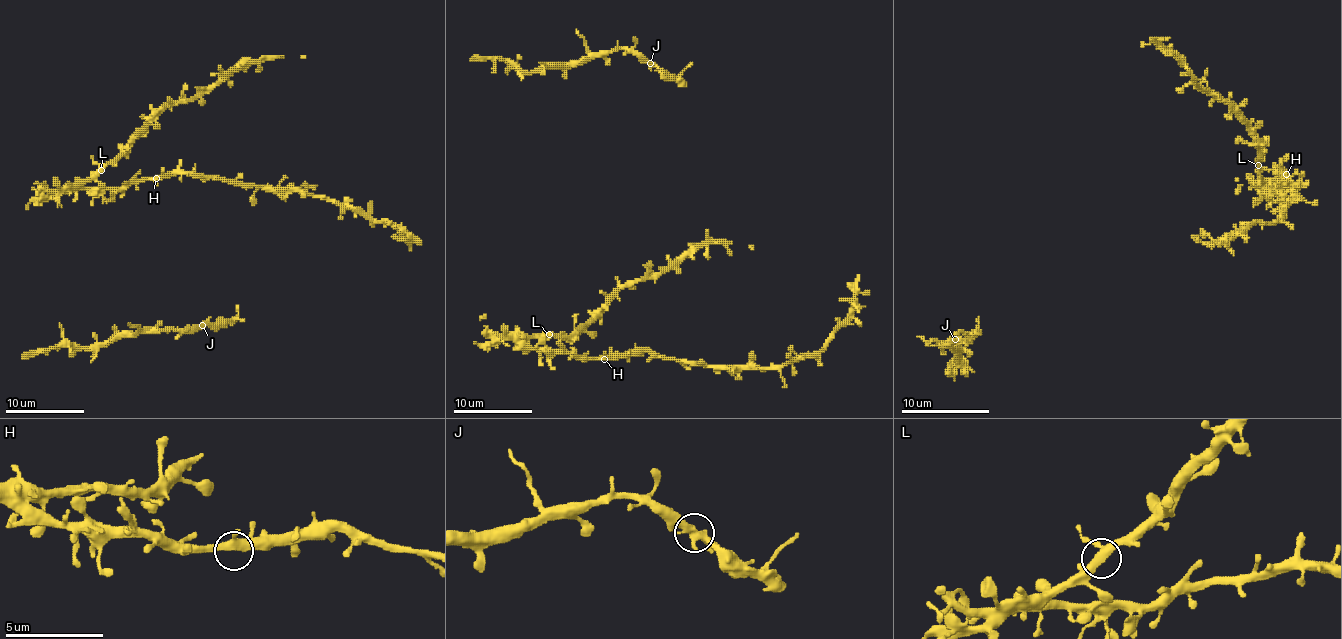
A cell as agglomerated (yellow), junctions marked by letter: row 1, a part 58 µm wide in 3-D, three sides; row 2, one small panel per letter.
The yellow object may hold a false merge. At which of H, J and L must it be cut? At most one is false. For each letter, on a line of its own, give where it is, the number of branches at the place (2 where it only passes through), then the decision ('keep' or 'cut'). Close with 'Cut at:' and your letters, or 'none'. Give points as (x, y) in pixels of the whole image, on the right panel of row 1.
H: (1286, 174) | 3 | keep
J: (955, 339) | 3 | keep
L: (1258, 165) | 3 | keep
Cut at: none

